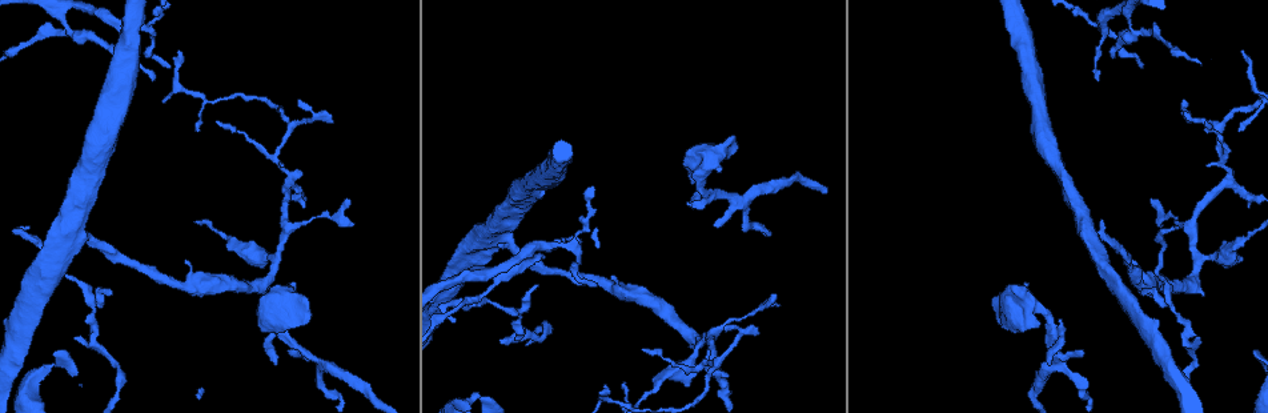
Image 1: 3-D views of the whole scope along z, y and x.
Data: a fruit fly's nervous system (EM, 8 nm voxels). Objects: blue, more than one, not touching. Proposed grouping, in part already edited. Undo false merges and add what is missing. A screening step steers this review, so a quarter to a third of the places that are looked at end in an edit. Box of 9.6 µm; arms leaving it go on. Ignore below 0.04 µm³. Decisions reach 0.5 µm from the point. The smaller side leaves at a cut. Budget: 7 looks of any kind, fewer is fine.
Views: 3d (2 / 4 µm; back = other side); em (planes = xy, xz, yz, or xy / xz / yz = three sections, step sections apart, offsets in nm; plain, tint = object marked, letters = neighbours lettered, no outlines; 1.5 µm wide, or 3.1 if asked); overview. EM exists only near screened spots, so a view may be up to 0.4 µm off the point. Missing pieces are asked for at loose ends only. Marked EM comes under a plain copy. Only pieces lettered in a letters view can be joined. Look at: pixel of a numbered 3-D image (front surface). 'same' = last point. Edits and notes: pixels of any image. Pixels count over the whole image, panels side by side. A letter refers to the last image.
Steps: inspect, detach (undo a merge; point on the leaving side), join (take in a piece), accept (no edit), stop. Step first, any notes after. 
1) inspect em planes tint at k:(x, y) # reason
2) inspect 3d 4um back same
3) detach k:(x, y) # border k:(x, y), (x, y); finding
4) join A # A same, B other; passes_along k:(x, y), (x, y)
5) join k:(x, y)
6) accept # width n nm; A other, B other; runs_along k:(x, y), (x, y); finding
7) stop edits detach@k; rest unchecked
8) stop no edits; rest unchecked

inspect 3d 4um at 1:(1112, 56) # free end

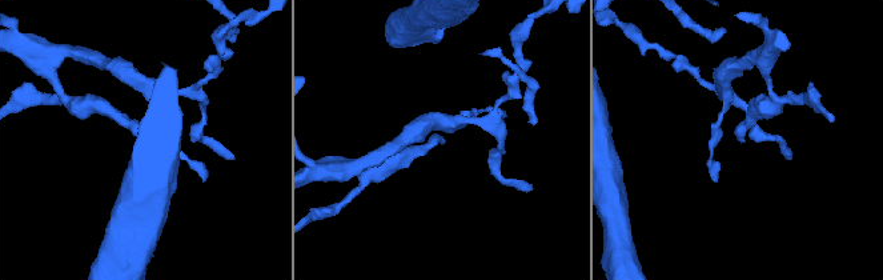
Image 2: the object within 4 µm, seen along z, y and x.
inspect em planes letters at 2:(440, 140) # shape alone is not enough

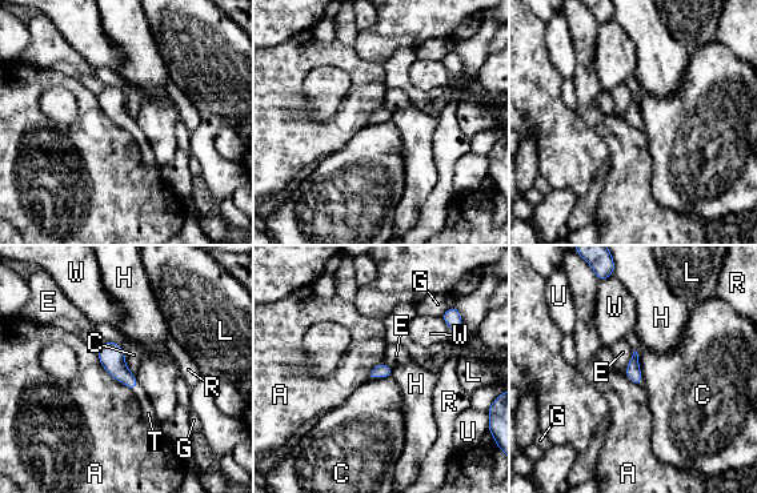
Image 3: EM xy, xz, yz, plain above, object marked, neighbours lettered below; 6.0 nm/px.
join T # longest_contact A 320 nm; A other, C other, E other, G other, H other, L other, R other, T same, U other, W other; it goes on there

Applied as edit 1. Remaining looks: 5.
inspect 3d 2um at 1:(998, 322)

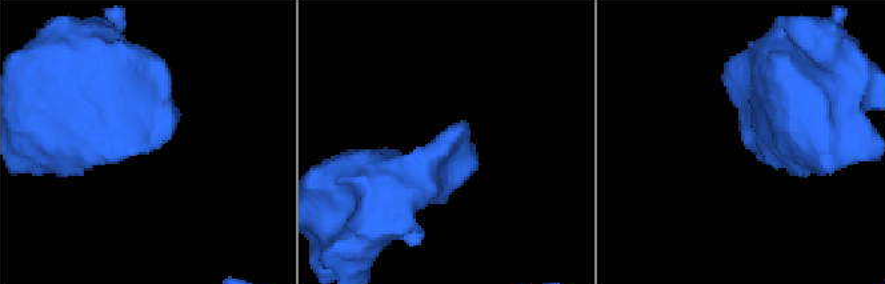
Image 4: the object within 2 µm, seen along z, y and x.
inspect em xz step 8 letters at 4:(165, 140)

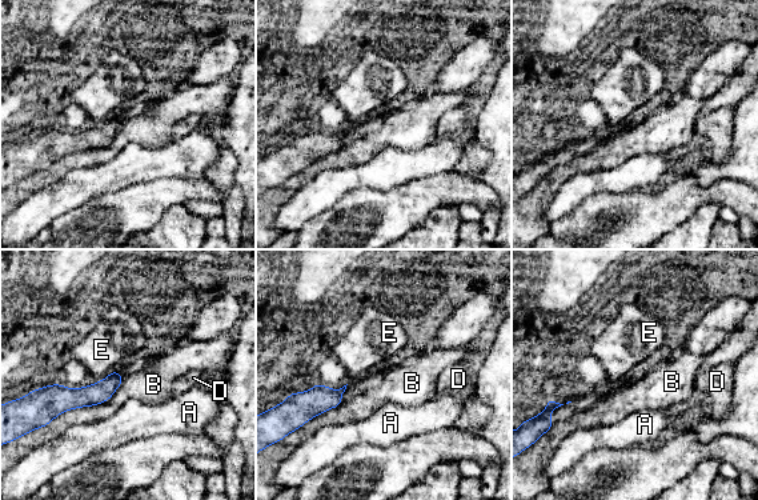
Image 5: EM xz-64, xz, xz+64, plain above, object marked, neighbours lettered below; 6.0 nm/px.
inspect em planes letters same

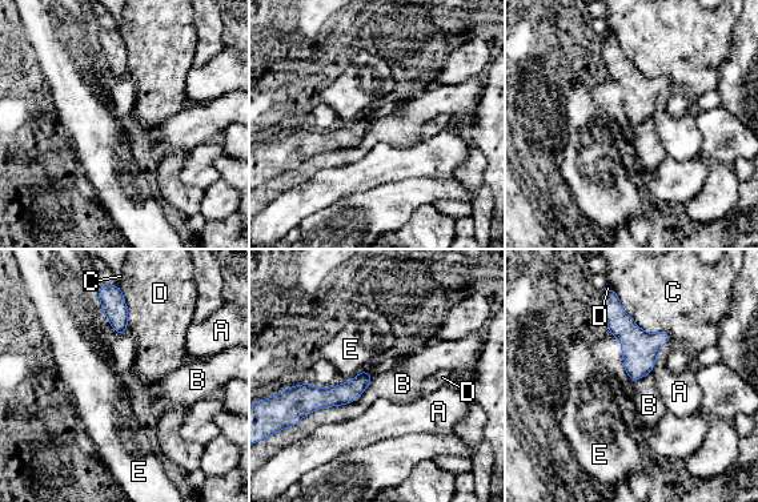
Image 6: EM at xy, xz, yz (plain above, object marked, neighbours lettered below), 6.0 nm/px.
accept # A other, B other, C other, D other, E other; border 6:(372, 378), (356, 400), (297, 424); none of them fits

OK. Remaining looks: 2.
stop edits join@3; rest unchecked

